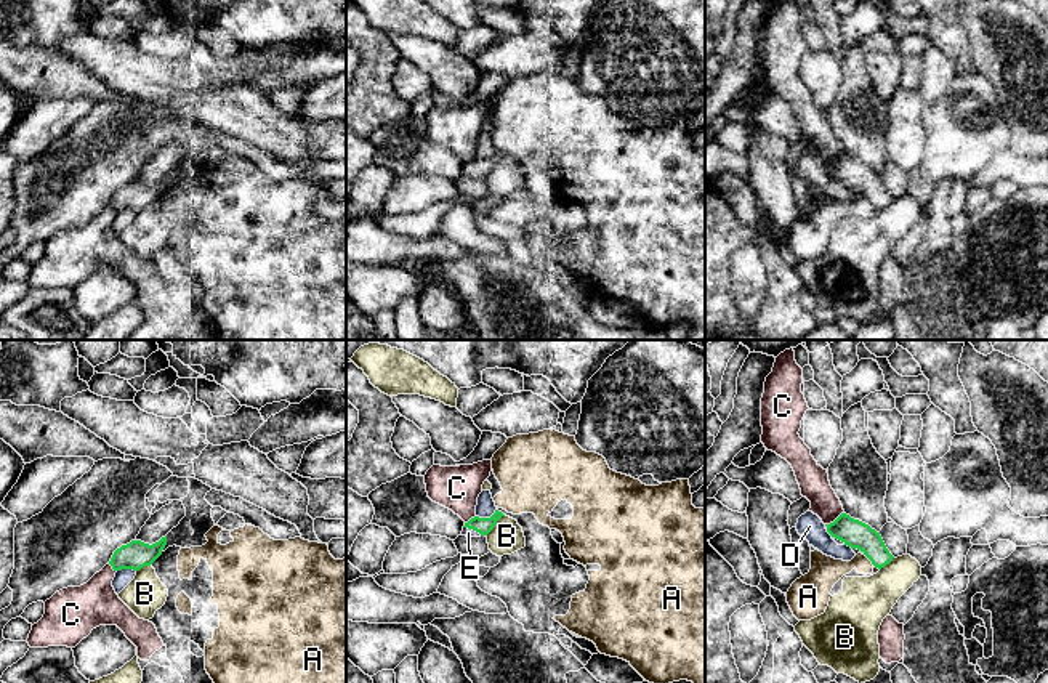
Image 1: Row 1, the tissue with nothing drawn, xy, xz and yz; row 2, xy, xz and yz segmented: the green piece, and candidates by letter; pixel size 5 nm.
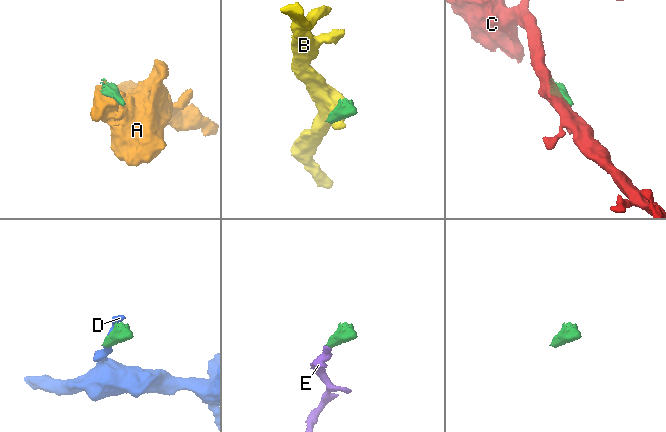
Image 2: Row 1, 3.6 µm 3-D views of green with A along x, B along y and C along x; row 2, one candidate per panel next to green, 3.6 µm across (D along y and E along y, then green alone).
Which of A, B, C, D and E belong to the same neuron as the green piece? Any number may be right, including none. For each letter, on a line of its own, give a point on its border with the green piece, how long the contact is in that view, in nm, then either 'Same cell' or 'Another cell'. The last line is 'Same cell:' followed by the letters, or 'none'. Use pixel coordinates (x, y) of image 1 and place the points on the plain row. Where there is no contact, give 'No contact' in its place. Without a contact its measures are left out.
A: Touches green at yz (869, 199). Shared border 80 nm. Another cell
B: Touches green at xz (495, 164). Shared border 150 nm. Another cell
C: Touches green at yz (835, 161). Shared border 120 nm. Another cell
D: Touches green at xz (486, 159). Shared border 110 nm. Another cell
E: Touches green at xz (473, 170). Shared border 100 nm. Same cell
Same cell: E

